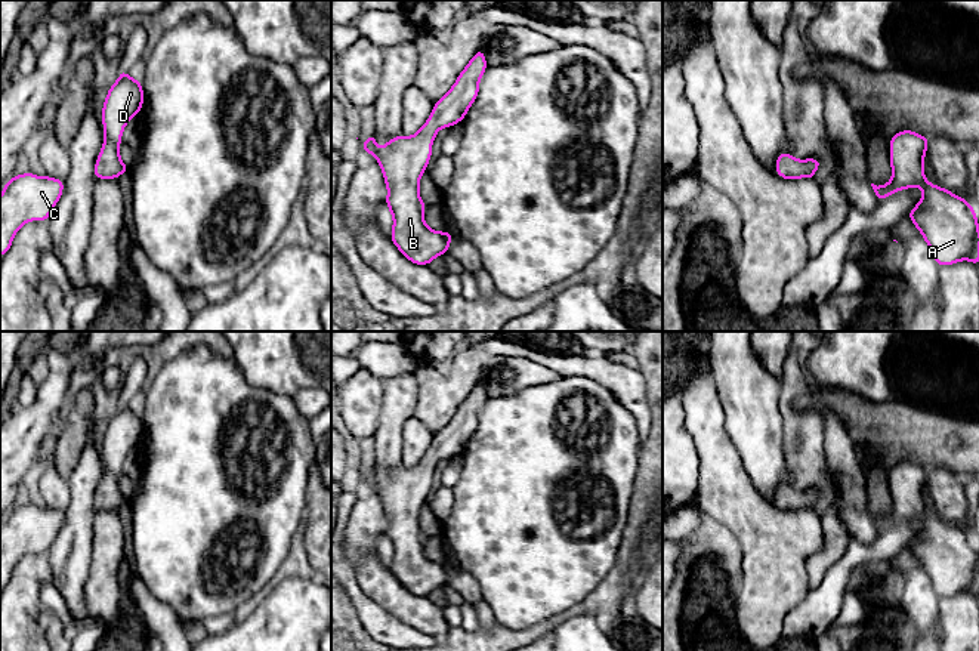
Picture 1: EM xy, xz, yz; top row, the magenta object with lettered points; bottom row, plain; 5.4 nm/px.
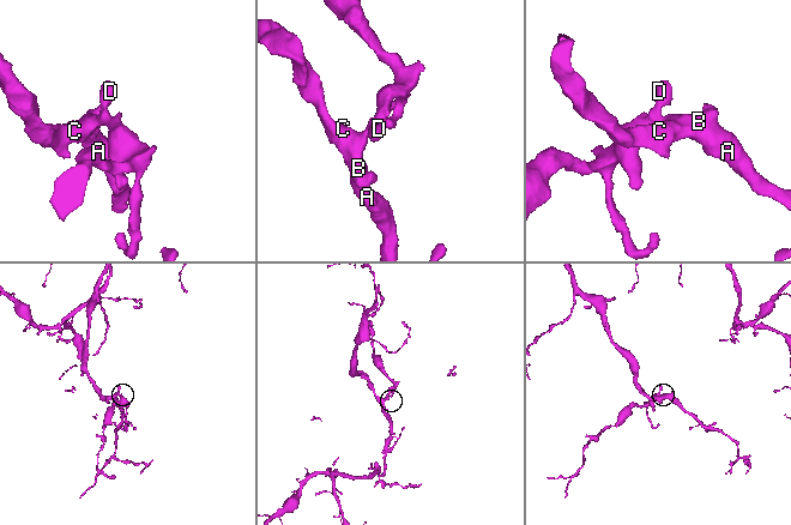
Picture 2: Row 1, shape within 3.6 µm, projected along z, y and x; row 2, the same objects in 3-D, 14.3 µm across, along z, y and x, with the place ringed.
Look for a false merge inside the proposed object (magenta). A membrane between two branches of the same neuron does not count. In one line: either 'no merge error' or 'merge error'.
no merge error

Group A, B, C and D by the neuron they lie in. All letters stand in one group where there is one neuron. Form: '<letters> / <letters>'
A B C D

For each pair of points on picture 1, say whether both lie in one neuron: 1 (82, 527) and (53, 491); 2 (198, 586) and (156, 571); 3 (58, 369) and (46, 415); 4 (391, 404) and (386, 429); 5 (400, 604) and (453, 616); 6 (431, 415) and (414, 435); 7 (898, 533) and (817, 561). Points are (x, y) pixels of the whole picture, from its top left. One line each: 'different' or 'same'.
1: different
2: same
3: same
4: same
5: different
6: different
7: different

